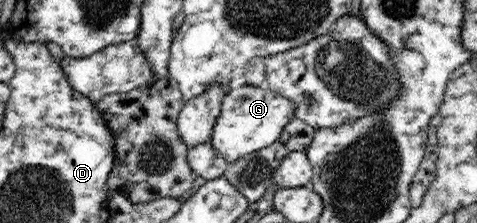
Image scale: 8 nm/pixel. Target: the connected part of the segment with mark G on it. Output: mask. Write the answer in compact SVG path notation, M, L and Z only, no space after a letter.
M243 85L237 89L228 88L225 93L224 100L221 105L220 117L216 120L216 125L213 127L210 144L227 162L235 162L239 158L243 158L245 154L257 152L261 148L271 146L279 135L283 132L283 127L296 116L296 103L292 99L285 98L277 91L272 91L265 85L251 86Z

